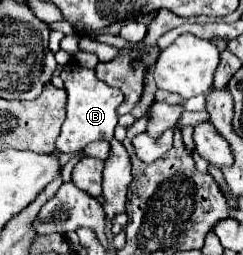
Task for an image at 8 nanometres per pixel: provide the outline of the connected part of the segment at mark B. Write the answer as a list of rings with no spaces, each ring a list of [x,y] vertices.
[[[74,62],[64,66],[60,76],[62,76],[64,88],[68,92],[68,104],[66,104],[66,120],[62,124],[62,132],[56,140],[56,150],[74,156],[90,142],[96,142],[96,140],[110,142],[114,138],[114,128],[118,124],[116,108],[124,102],[122,90],[100,82],[94,76],[94,70],[82,68]]]

